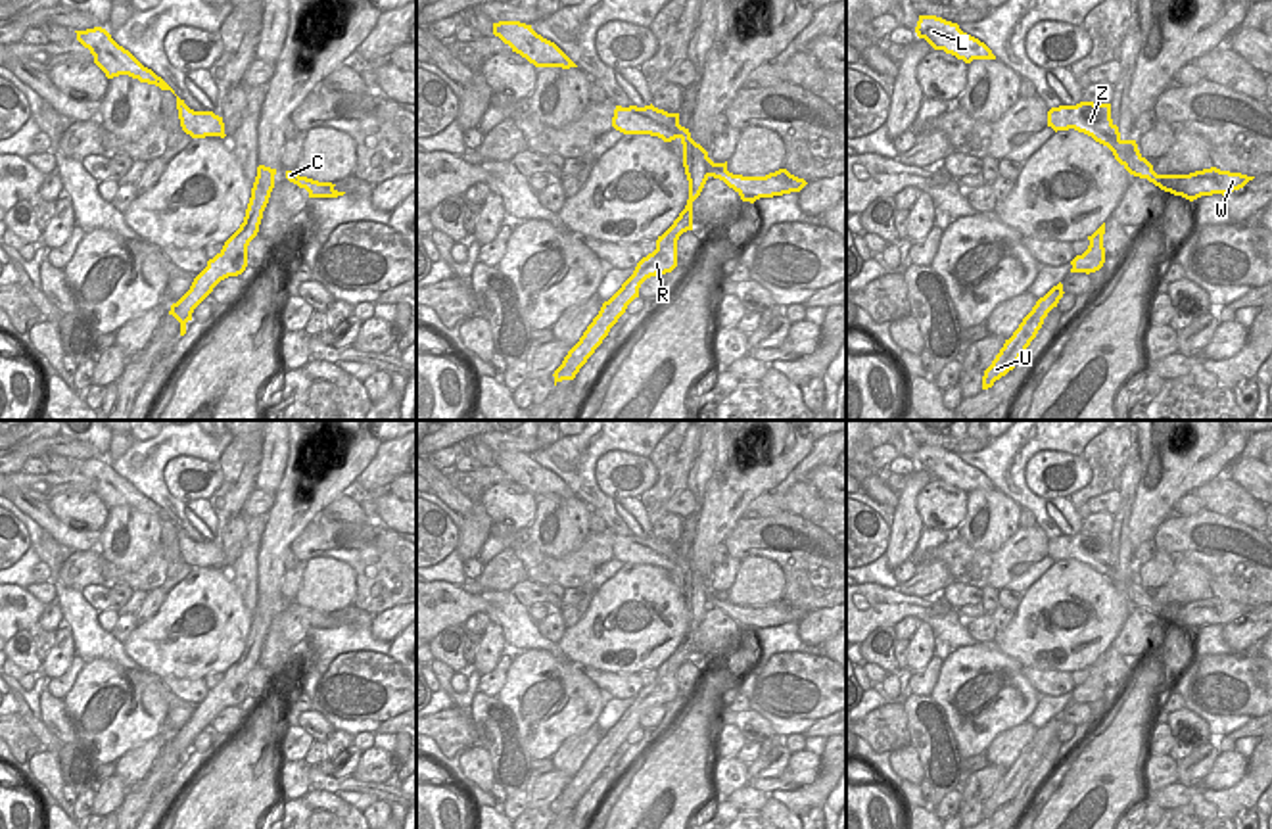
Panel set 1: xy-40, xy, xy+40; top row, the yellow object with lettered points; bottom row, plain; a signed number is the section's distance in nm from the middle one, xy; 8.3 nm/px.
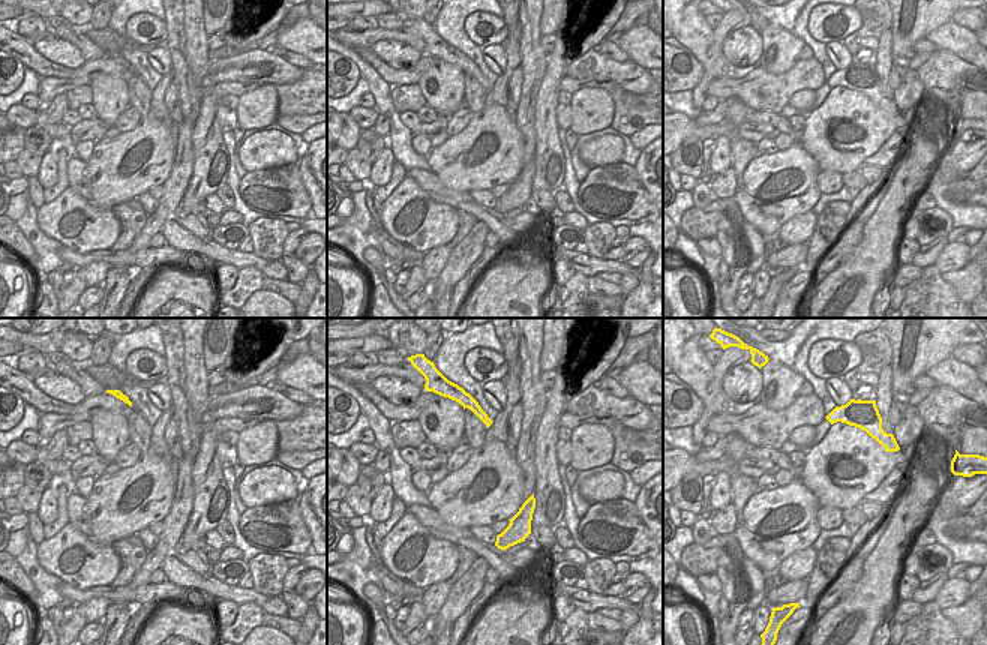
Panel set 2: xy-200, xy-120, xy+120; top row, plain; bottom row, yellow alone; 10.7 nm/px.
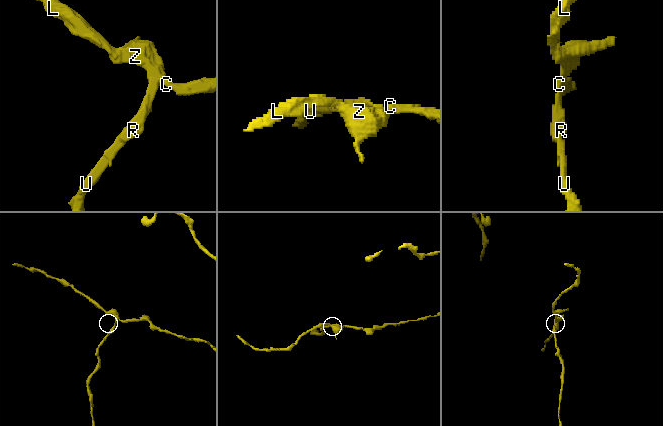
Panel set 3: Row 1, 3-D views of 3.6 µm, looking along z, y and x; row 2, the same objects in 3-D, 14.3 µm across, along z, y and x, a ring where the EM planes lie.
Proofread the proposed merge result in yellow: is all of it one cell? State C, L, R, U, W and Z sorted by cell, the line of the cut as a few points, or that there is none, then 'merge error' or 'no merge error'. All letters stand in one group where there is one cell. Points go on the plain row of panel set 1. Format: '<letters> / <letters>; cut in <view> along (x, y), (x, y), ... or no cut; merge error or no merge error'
C L W Z / R U; cut in xy along (691, 568), (691, 603), (687, 607); merge error

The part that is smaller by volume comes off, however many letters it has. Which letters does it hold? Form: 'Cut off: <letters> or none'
Cut off: R, U

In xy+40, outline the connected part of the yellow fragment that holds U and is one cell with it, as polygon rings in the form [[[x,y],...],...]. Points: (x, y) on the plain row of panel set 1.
[[[1059,712],[1044,727],[1036,731],[1032,741],[1023,748],[1023,752],[1013,762],[1013,766],[1005,770],[1003,777],[1000,779],[992,794],[984,800],[982,819],[992,817],[996,810],[1000,810],[1009,800],[1015,798],[1021,785],[1026,781],[1026,777],[1036,768],[1038,760],[1042,758],[1044,748],[1053,737],[1057,737],[1063,723],[1065,723],[1063,714]]]

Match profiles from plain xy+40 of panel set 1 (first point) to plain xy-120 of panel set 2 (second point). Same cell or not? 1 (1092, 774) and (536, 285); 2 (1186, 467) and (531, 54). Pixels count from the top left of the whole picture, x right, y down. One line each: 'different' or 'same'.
1: same
2: different

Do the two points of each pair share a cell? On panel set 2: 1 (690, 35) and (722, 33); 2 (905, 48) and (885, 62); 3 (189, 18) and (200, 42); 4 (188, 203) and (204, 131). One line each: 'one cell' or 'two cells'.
1: two cells
2: two cells
3: one cell
4: one cell

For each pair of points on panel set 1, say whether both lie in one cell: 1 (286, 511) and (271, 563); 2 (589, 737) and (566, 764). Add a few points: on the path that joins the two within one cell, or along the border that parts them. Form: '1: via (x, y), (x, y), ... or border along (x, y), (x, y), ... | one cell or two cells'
1: via (284, 524), (271, 549) | one cell
2: via (584, 743), (568, 758) | one cell

